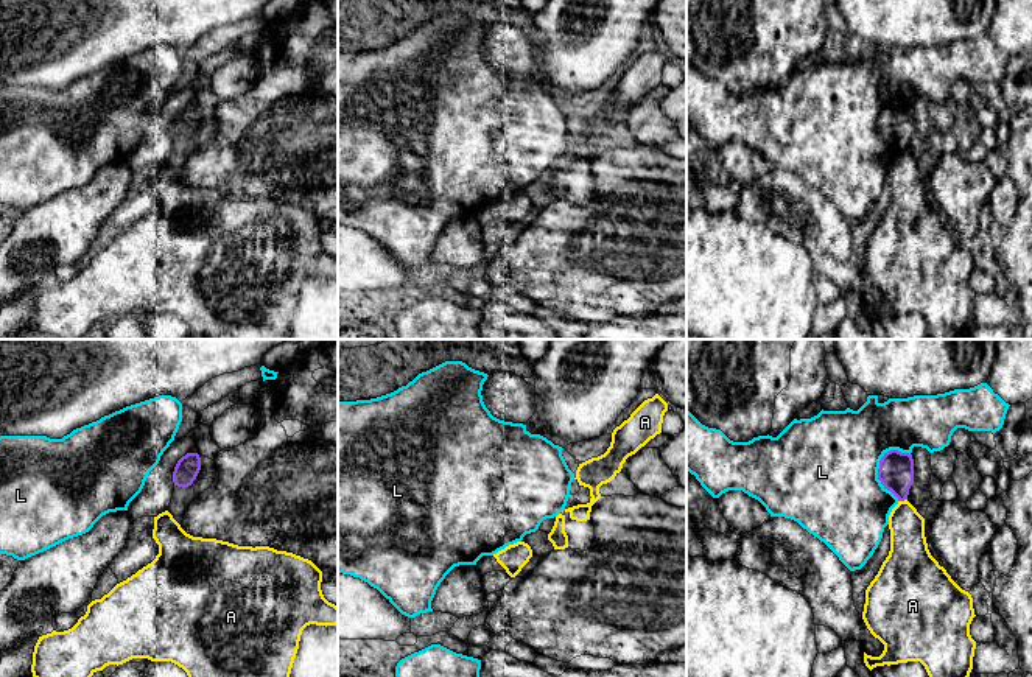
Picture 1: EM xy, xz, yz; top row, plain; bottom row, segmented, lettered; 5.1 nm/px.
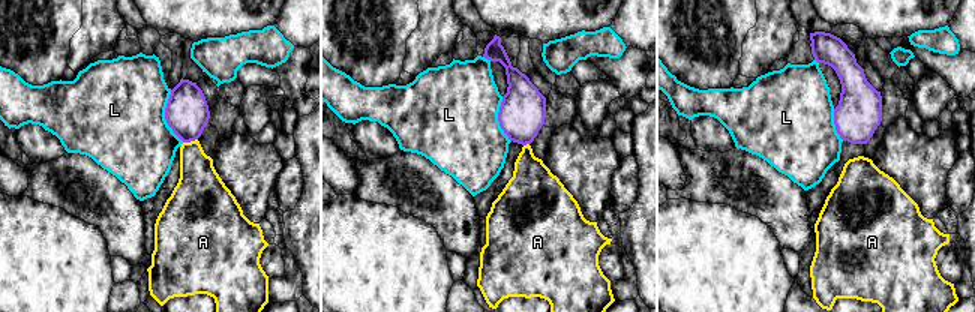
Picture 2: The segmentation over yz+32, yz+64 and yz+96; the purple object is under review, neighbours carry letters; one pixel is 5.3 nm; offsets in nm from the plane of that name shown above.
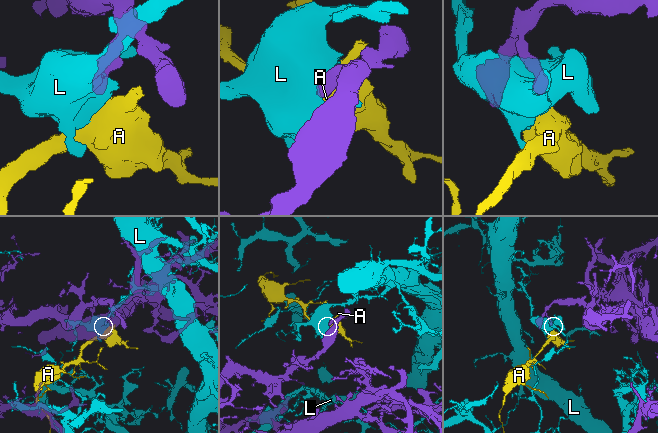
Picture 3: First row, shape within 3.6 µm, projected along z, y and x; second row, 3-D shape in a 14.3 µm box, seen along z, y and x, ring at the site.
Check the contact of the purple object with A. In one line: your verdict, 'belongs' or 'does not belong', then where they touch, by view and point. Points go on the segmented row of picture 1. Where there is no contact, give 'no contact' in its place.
does not belong | yz (902, 500)

